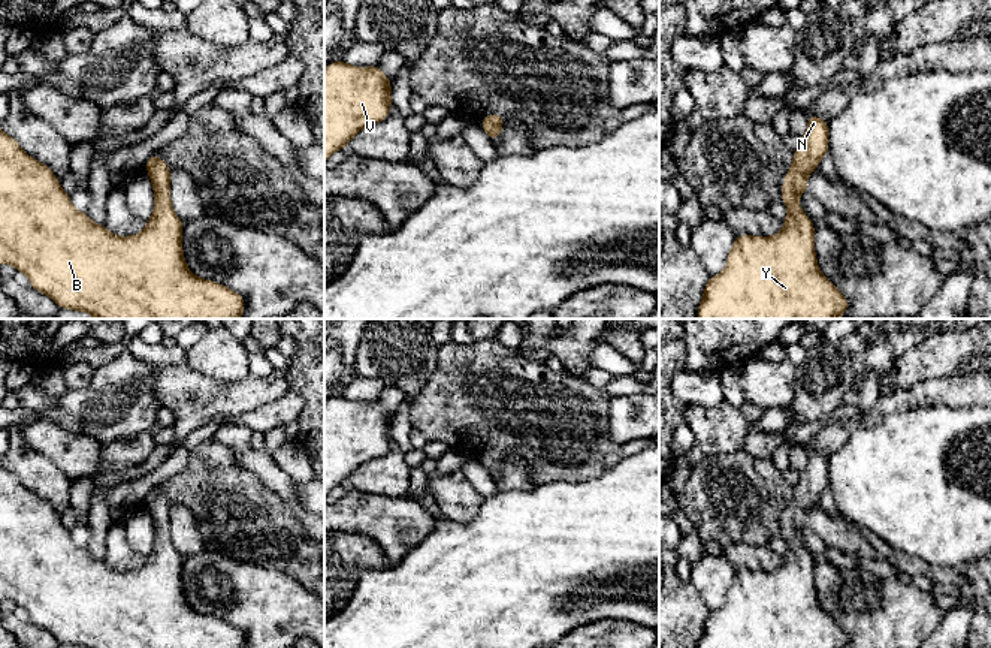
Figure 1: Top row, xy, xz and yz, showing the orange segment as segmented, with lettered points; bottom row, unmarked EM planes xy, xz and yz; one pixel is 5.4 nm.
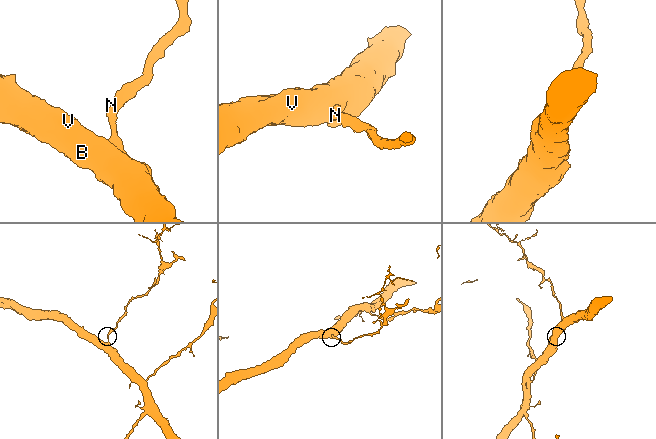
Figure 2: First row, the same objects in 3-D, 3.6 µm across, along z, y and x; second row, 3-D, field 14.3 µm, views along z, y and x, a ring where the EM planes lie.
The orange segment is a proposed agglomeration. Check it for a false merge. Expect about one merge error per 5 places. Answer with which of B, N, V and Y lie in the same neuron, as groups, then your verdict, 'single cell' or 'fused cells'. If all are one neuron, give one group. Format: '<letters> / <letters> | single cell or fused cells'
B N V Y | single cell

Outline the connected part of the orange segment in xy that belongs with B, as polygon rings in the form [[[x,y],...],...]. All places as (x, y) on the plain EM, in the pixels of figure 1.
[[[0,464],[0,600],[9,599],[25,609],[30,621],[49,632],[58,644],[87,648],[242,648],[245,633],[232,624],[193,611],[182,588],[184,557],[170,537],[170,506],[154,488],[145,498],[152,518],[152,552],[139,570],[118,572],[105,560],[93,558],[79,548],[60,515],[45,500],[24,488],[16,474]]]

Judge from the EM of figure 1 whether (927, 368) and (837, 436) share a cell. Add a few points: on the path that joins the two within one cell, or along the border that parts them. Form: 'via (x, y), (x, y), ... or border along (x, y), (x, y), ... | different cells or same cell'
border along (934, 379), (897, 389) | different cells

